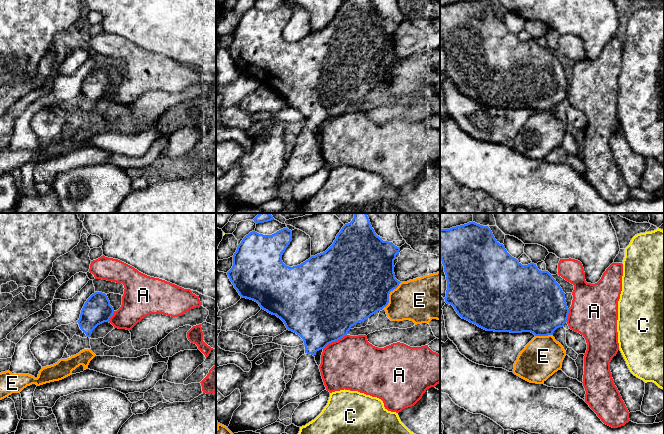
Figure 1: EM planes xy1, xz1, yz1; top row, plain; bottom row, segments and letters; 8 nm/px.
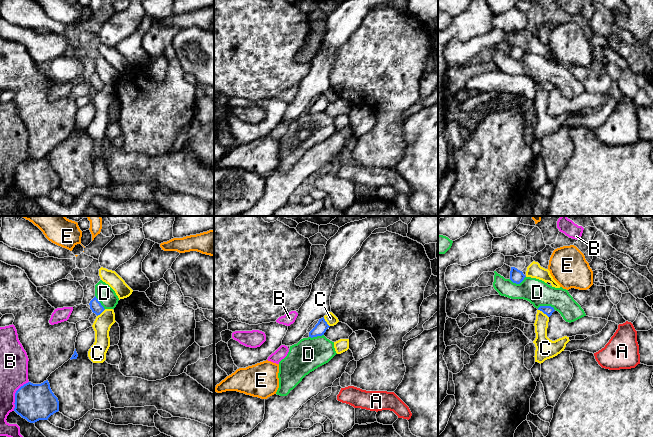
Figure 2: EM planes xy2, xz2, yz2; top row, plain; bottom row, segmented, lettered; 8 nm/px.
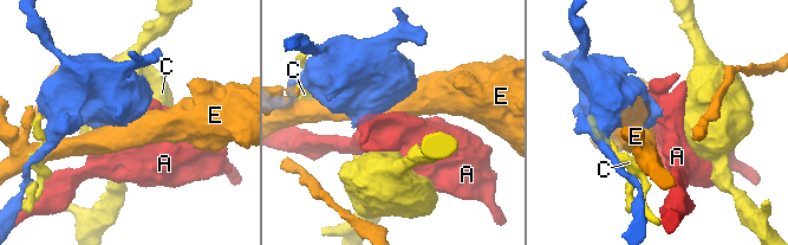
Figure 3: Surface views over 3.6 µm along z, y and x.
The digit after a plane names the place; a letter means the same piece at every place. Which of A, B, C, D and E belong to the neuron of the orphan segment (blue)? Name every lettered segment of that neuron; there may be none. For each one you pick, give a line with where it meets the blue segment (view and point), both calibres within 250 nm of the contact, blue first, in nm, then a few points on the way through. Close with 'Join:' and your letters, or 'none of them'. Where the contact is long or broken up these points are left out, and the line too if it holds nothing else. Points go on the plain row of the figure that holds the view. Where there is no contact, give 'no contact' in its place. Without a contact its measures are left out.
Join: none of them

